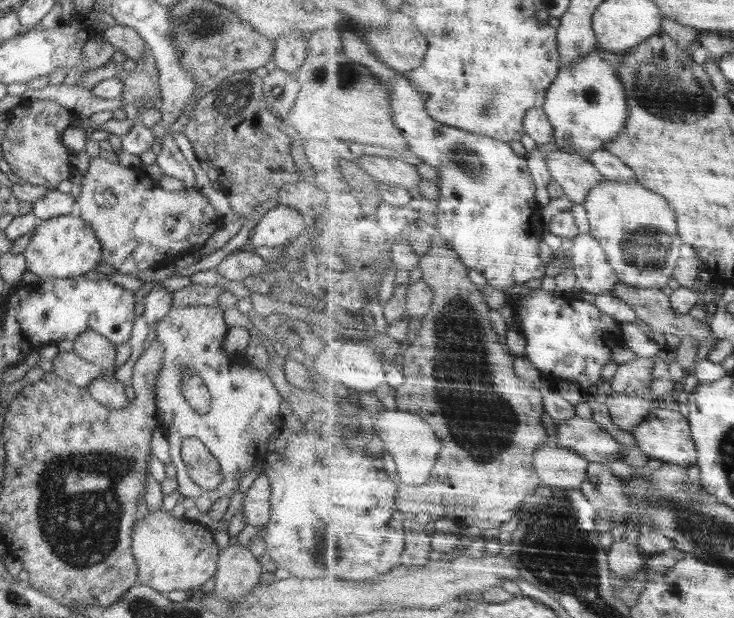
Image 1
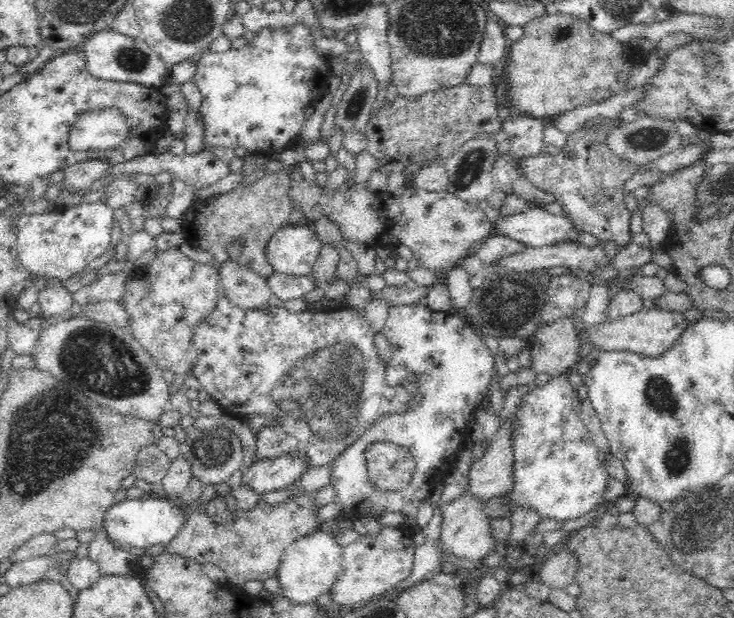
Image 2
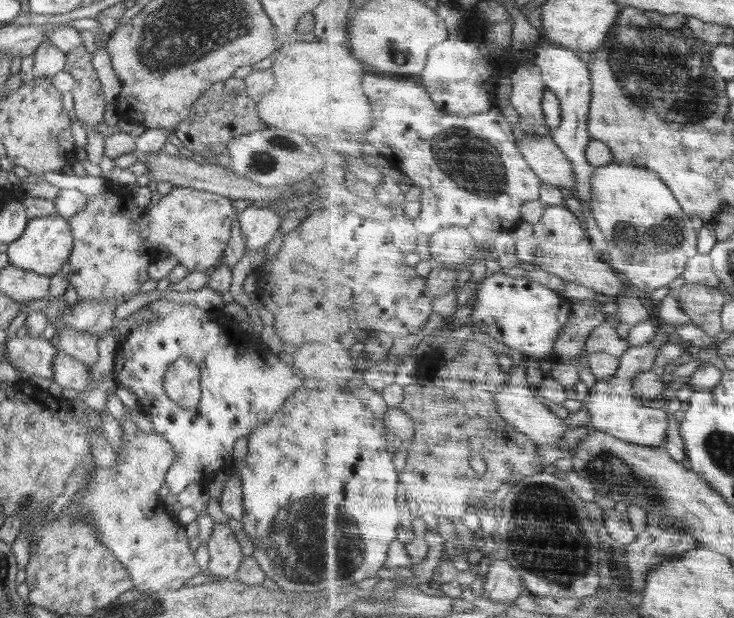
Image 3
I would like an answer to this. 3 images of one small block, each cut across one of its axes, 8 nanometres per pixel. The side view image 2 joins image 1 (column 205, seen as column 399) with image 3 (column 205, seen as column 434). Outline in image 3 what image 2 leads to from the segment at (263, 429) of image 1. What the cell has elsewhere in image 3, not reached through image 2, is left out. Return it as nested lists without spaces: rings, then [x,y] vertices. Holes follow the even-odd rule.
[[[166,298],[148,303],[147,306],[158,319],[136,323],[129,330],[128,336],[118,341],[114,380],[136,394],[139,412],[149,416],[154,424],[153,433],[172,445],[176,460],[172,461],[165,474],[165,486],[170,492],[179,494],[192,482],[198,482],[204,487],[211,486],[218,483],[226,460],[232,458],[234,442],[247,438],[254,428],[268,424],[274,413],[298,389],[308,384],[308,380],[302,371],[280,360],[261,340],[252,338],[239,326],[239,322],[221,311],[205,311],[198,309],[195,304],[180,304]],[[180,357],[190,358],[200,367],[201,398],[196,409],[180,408],[166,396],[162,388],[166,369]]]

